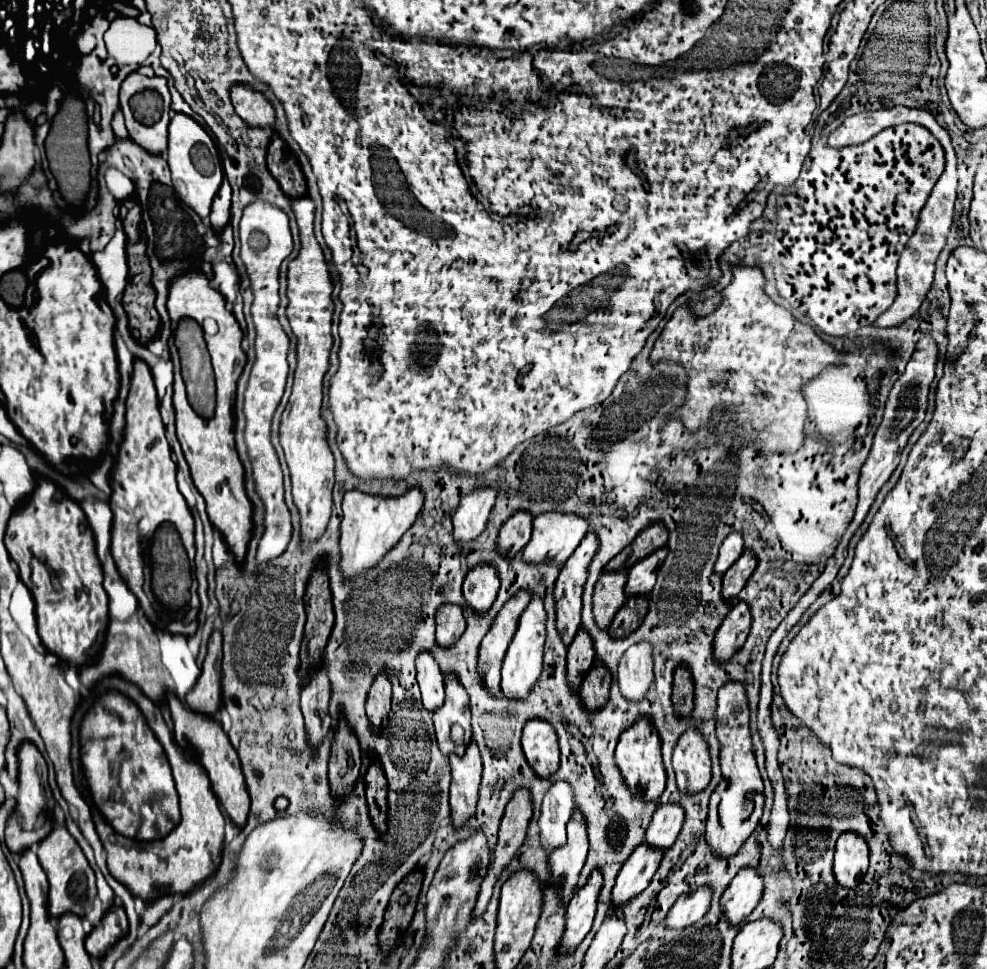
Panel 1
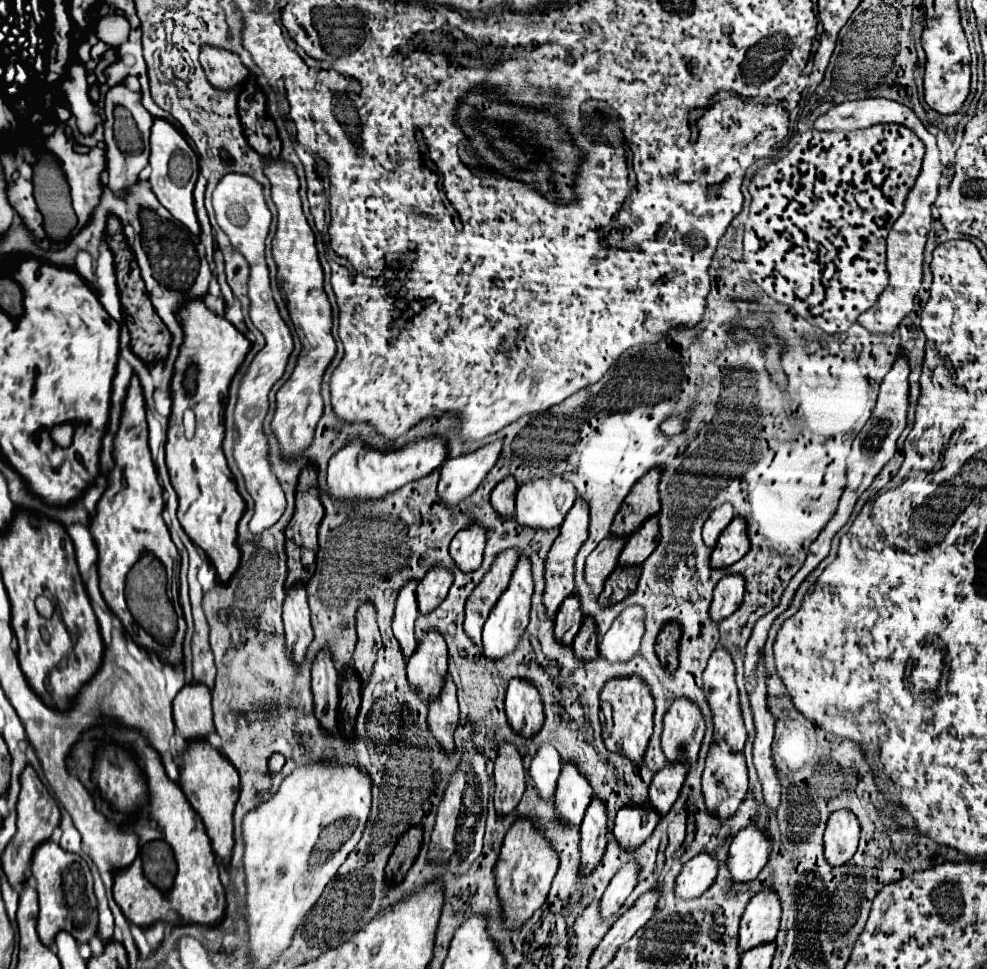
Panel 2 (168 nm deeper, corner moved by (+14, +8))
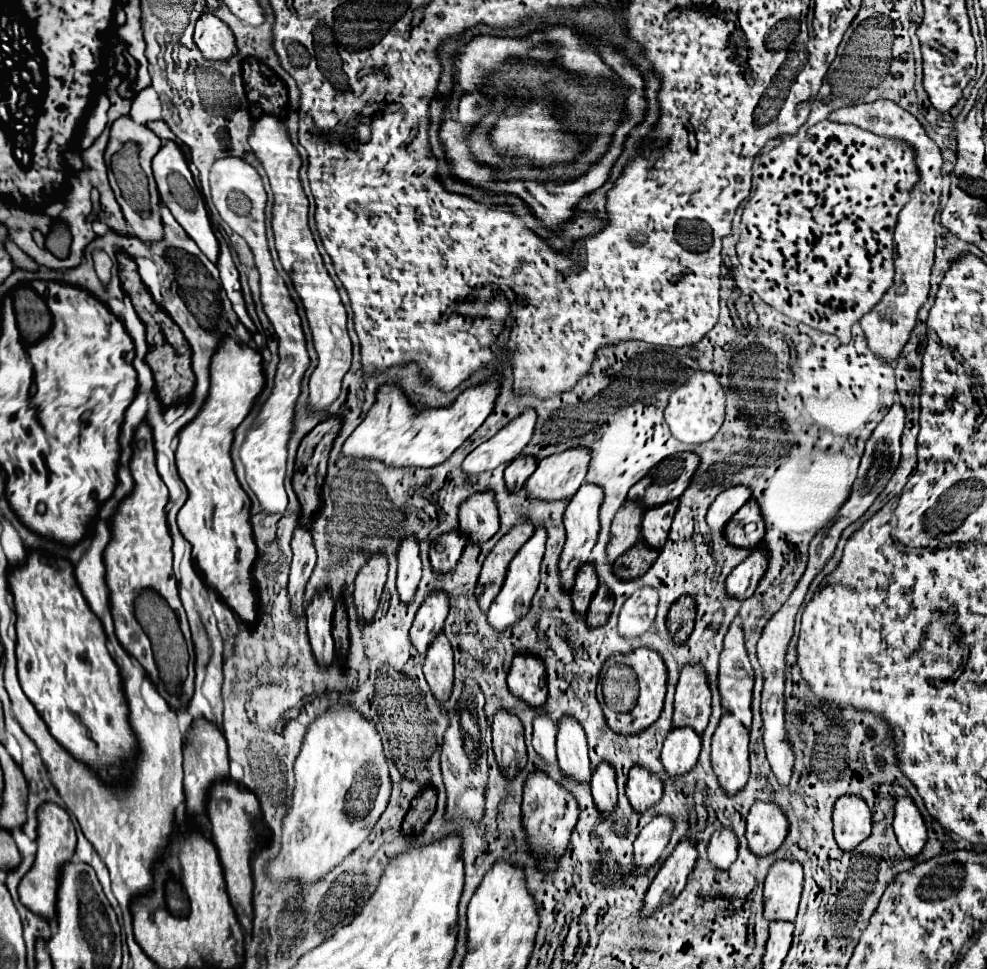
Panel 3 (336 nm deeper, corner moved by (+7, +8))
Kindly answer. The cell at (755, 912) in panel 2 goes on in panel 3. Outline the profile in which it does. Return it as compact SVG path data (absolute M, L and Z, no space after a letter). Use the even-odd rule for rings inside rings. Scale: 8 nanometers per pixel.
M776 860L764 882L764 918L794 922L804 884L800 862Z

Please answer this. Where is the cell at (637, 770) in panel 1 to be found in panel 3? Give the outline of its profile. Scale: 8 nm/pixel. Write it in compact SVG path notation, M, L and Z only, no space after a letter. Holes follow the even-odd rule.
M636 648L626 654L616 654L616 658L624 660L628 666L634 668L634 672L638 676L638 684L640 684L640 696L638 696L636 706L626 714L618 714L606 706L602 710L604 710L604 716L612 730L618 730L620 734L638 734L640 730L644 730L644 726L650 726L652 722L656 722L656 718L662 712L664 694L666 694L666 664L664 664L662 656L656 654L656 650L652 650L652 648Z

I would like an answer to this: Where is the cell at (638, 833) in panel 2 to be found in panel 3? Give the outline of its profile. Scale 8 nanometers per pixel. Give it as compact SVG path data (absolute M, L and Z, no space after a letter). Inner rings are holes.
M632 766L630 774L628 774L628 800L632 802L632 806L636 810L646 810L648 806L654 806L660 800L662 794L662 778L650 770L646 770L644 766Z

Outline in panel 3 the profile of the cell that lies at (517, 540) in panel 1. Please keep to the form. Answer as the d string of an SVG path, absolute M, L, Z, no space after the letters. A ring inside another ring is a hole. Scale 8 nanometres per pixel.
M518 456L514 462L510 462L504 474L508 490L520 490L524 482L534 474L536 466L538 466L536 456Z

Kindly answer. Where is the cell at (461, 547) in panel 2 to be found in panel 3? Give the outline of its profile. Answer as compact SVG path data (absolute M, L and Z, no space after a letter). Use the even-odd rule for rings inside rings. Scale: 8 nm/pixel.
M484 490L466 498L458 510L460 530L464 530L470 542L484 542L498 530L498 508L492 490Z

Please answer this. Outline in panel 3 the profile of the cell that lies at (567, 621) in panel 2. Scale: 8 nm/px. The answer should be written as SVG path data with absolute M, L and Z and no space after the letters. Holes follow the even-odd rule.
M586 562L580 572L576 574L576 582L572 588L572 602L574 602L574 610L584 616L588 612L588 604L594 596L598 588L598 574L592 562Z

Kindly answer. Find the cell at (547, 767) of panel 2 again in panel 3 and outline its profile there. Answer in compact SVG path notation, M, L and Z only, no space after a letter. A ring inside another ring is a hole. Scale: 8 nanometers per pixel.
M538 714L532 722L532 746L546 760L556 762L556 726L548 714Z

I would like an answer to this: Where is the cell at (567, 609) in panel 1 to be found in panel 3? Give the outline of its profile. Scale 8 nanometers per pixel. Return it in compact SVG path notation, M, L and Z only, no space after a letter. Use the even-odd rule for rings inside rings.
M584 484L580 486L580 490L572 496L566 512L564 512L564 528L566 528L566 546L562 550L562 556L560 556L560 576L562 576L562 584L566 590L572 588L574 584L574 578L576 578L576 572L580 570L582 564L588 562L590 558L590 552L596 544L596 538L598 538L598 530L600 530L600 520L598 520L598 510L600 510L600 504L604 500L604 490L596 484Z

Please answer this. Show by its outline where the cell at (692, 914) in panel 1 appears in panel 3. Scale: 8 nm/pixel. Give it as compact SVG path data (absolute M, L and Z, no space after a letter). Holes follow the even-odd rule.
M730 828L716 830L708 844L708 858L714 866L726 870L738 856L738 838Z

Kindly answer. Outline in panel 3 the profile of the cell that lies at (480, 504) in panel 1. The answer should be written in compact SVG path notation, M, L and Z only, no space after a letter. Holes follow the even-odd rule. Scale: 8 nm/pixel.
M526 408L520 416L510 420L496 436L480 444L468 458L462 468L466 474L478 474L484 470L494 470L500 464L508 464L520 456L526 444L532 440L536 428L536 410Z

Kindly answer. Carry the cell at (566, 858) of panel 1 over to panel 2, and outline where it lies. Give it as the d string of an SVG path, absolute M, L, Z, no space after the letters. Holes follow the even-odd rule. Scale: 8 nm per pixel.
M565 764L561 770L561 778L557 780L555 794L555 814L559 822L571 828L579 826L591 798L591 786L585 782L585 778L581 778L581 772L575 766Z

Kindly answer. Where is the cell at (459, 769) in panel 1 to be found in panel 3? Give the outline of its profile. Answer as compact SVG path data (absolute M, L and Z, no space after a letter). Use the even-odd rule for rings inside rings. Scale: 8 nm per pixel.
M444 632L438 634L426 650L424 676L426 676L426 682L428 682L430 690L434 692L434 696L440 702L448 700L452 682L454 682L454 660L452 660L450 640L446 638Z

